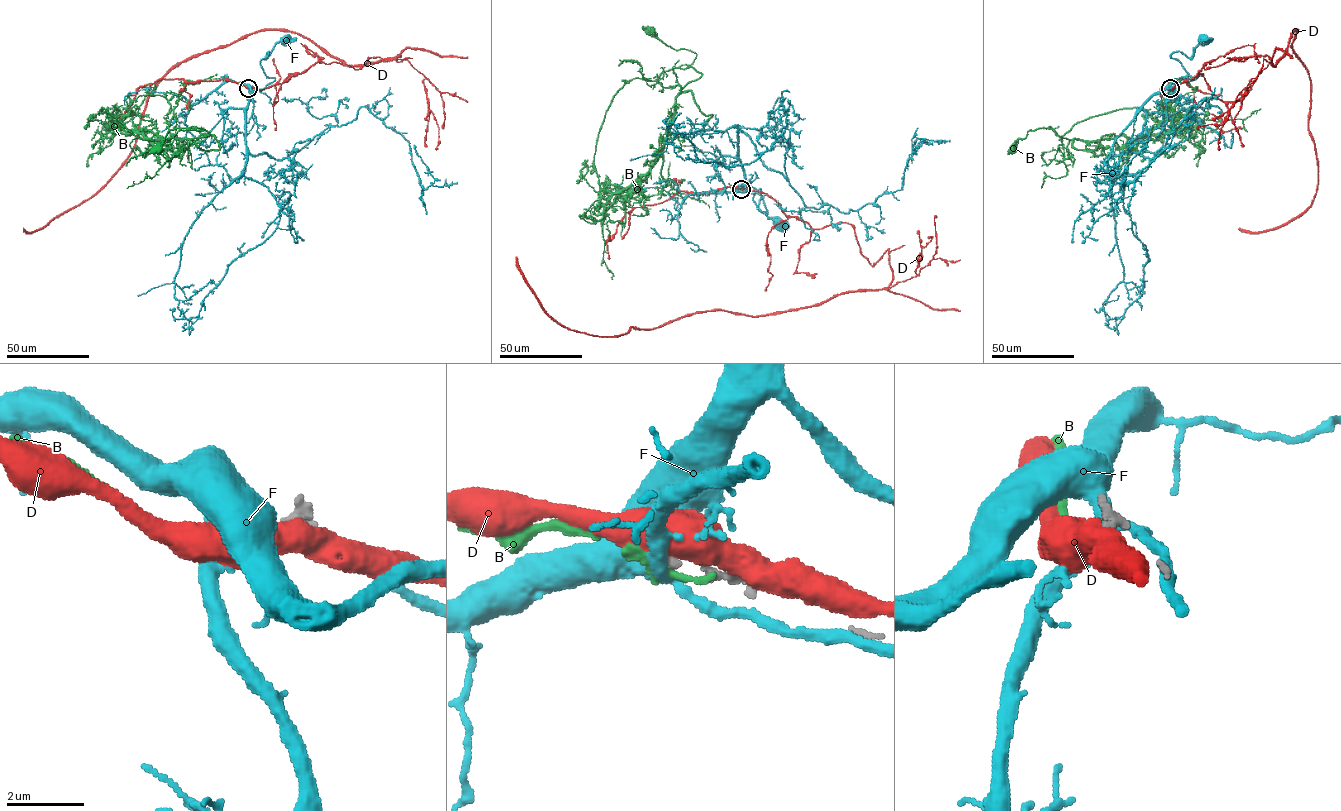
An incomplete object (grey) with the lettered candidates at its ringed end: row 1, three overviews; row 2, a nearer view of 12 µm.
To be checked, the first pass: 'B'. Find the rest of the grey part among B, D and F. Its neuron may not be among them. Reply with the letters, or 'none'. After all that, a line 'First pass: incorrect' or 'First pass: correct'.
B
First pass: correct

